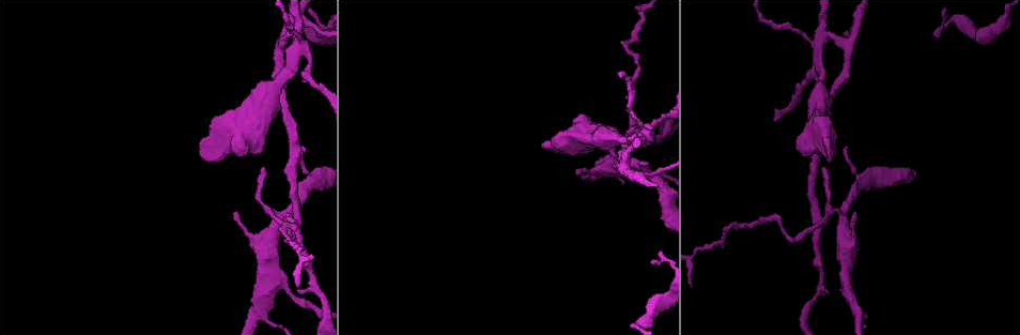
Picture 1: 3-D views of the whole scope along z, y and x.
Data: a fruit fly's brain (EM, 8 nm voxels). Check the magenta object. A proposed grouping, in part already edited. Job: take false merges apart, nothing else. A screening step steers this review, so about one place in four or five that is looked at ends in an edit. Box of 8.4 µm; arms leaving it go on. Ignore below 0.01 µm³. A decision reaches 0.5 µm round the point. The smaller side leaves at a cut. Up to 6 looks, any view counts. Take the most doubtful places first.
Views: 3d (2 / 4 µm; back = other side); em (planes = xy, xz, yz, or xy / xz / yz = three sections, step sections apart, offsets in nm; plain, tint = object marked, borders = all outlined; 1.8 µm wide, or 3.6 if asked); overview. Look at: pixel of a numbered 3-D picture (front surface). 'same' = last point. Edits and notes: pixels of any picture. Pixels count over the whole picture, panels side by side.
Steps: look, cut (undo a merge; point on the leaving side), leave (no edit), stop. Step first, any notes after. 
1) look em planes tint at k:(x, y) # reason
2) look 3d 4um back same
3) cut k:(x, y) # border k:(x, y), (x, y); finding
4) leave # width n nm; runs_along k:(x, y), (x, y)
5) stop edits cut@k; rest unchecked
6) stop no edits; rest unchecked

look 3d 2um back at 1:(279, 214) # abrupt turn

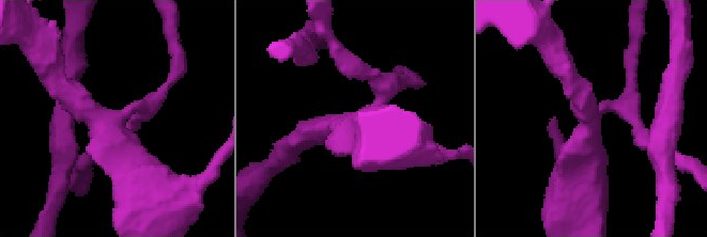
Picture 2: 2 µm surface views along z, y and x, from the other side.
look em 3.6um planes tint at 2:(113, 121) # arms 4

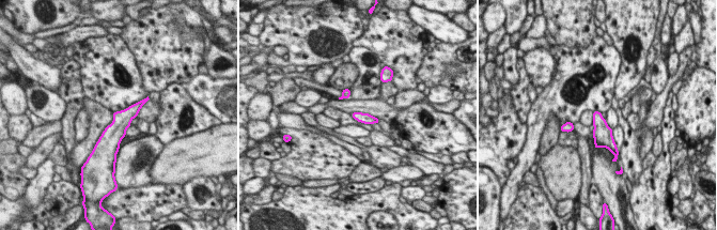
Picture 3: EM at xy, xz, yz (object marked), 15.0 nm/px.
leave # all the same cell

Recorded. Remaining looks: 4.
look em planes tint at 1:(833, 38) # closes a loop

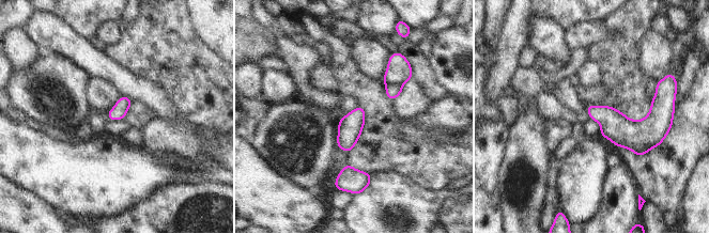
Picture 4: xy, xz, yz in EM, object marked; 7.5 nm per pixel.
cut 4:(392, 91) # border 4:(385, 83), (399, 83), (401, 86); two cells meet here

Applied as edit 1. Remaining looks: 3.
stop edits cut@4; rest unchecked

